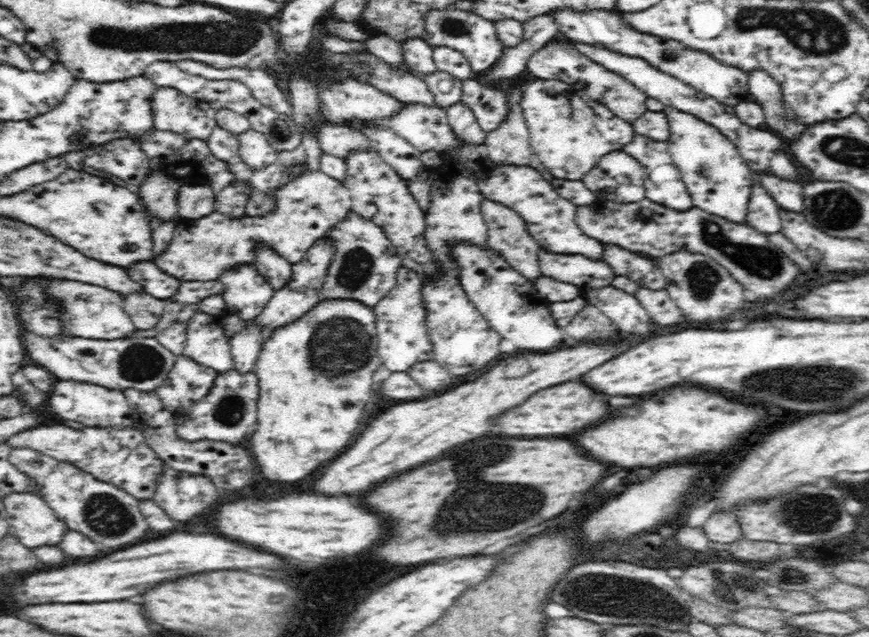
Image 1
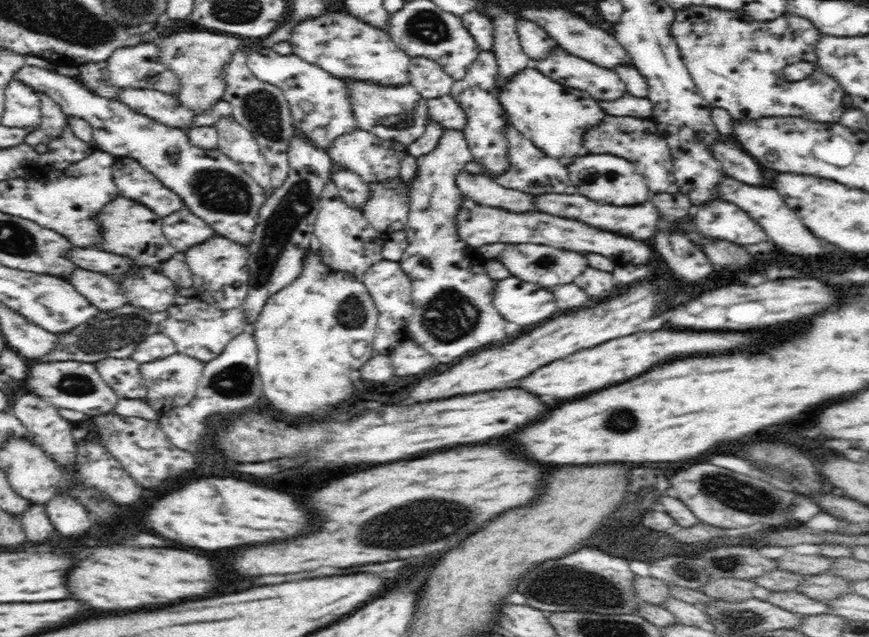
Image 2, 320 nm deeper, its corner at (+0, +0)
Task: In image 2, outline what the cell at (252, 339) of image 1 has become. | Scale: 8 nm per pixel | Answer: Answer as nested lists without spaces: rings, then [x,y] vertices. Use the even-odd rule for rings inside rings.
[[[297,128],[288,146],[289,174],[281,188],[268,190],[260,207],[258,224],[249,248],[249,292],[242,309],[249,331],[254,327],[263,304],[278,290],[291,283],[302,270],[305,252],[310,249],[310,235],[318,214],[318,203],[325,185],[331,179],[334,162],[326,149],[316,148]]]

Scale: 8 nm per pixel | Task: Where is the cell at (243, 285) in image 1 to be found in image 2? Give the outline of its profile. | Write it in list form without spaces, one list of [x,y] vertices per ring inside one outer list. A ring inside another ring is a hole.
[[[212,236],[200,244],[190,247],[182,256],[191,270],[193,287],[198,291],[198,298],[218,310],[242,308],[249,288],[249,248],[225,236]]]

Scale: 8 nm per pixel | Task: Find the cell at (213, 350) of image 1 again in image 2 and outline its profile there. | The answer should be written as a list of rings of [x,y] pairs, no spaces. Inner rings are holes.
[[[176,296],[167,308],[167,319],[160,322],[158,333],[165,334],[174,341],[178,353],[194,356],[202,362],[214,360],[234,337],[249,331],[248,319],[242,308],[218,310],[202,299],[192,296]]]

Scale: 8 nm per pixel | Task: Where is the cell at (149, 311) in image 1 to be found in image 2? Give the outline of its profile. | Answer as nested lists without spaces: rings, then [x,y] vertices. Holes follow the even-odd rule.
[[[76,268],[68,276],[68,282],[100,311],[115,311],[117,308],[129,304],[128,299],[124,296],[124,288],[120,288],[117,282],[112,282],[104,274]]]

